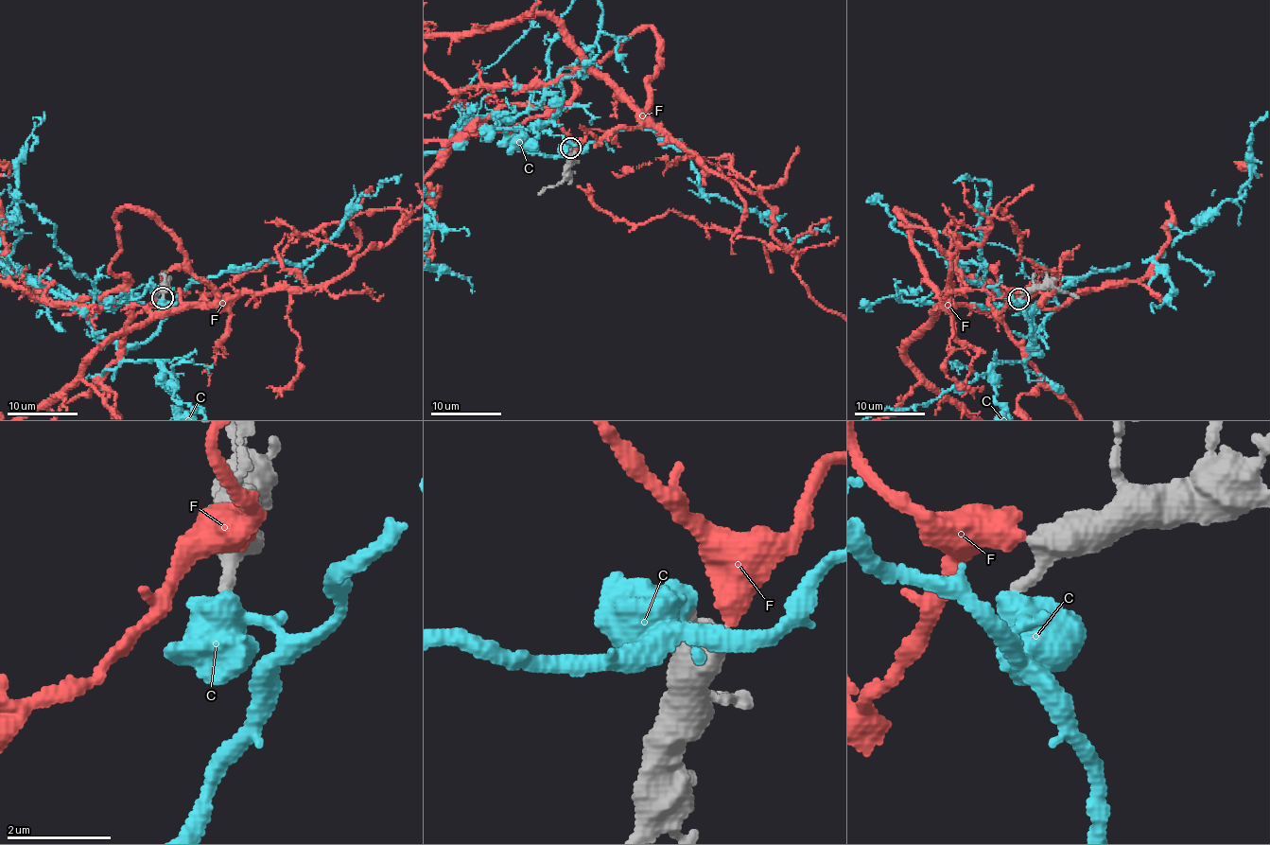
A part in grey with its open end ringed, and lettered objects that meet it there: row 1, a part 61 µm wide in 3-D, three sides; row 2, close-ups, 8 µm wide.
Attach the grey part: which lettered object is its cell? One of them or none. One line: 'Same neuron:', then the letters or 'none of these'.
Same neuron: none of these

